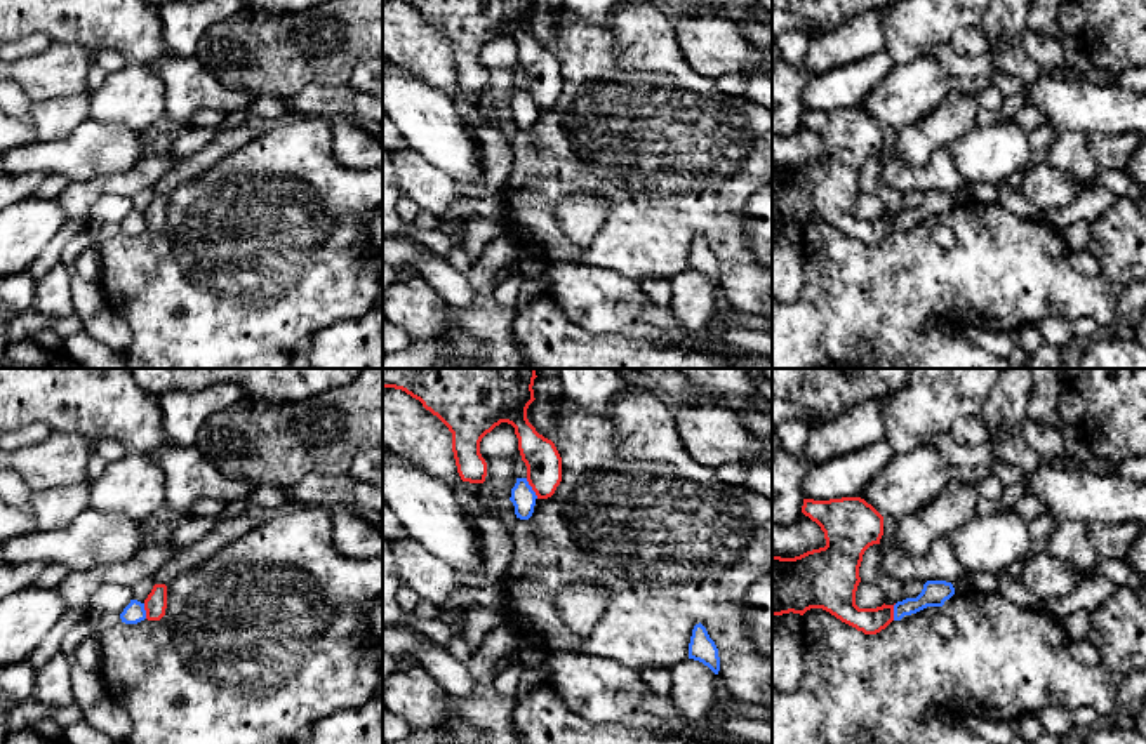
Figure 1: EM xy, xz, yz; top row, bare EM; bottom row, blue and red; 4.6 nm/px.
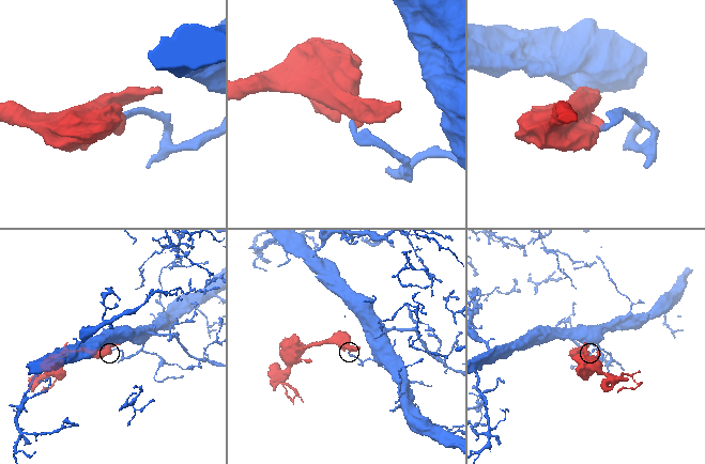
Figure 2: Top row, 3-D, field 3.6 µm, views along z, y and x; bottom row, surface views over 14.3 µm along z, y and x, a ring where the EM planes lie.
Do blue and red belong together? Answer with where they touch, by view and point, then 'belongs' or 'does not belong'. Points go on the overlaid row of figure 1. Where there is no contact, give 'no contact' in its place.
xz (531, 489) | does not belong

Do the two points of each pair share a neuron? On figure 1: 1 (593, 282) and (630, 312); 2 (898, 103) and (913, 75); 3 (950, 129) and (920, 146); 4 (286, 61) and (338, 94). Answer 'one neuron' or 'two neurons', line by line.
1: one neuron
2: one neuron
3: one neuron
4: two neurons

